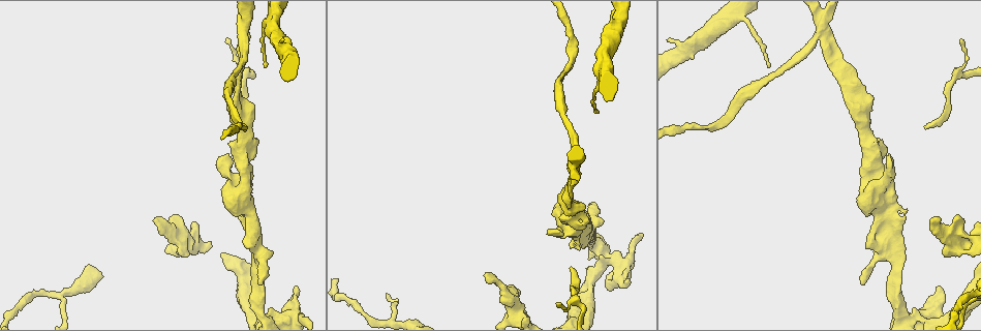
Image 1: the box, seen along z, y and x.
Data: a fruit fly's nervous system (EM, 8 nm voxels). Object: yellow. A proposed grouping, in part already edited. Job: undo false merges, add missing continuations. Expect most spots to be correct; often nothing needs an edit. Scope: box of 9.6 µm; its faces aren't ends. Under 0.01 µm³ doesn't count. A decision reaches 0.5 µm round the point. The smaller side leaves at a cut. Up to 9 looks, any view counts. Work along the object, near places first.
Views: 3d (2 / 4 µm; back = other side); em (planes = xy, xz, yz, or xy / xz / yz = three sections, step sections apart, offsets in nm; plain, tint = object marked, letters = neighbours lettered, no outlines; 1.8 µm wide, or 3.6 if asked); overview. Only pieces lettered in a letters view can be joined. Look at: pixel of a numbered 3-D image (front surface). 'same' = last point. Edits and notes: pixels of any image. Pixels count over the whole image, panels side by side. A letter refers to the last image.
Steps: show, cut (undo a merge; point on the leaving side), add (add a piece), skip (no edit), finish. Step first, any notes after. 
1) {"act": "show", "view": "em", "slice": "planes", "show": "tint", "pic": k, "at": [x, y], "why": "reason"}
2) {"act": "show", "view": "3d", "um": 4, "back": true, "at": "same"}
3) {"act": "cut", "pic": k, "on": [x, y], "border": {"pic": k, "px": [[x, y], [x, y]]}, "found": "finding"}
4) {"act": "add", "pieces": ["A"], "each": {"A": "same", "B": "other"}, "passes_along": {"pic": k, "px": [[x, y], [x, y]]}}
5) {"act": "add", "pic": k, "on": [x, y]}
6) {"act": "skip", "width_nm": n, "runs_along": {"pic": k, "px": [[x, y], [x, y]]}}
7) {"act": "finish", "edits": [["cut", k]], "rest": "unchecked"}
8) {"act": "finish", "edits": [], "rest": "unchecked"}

{"act": "show", "view": "3d", "um": 2, "back": true, "pic": 1, "at": [926, 128], "why": "thin end"}

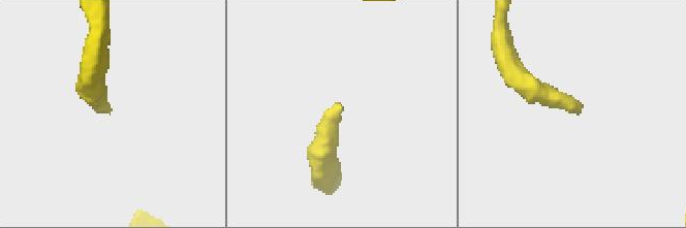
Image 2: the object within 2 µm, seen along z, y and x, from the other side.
{"act": "show", "view": "em", "slice": "planes", "show": "tint", "pic": 2, "at": [109, 112], "why": "now the EM"}

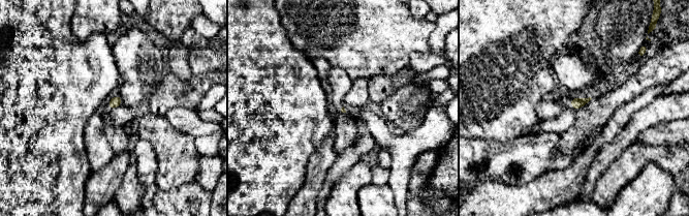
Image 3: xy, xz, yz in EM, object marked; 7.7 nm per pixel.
{"act": "show", "view": "em", "slice": "planes", "show": "letters", "at": "same"}

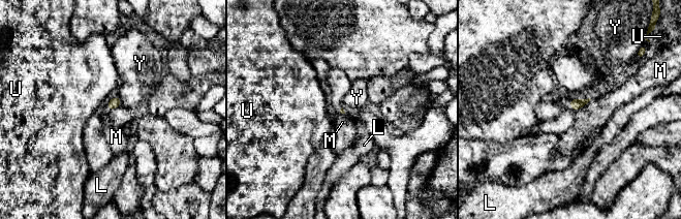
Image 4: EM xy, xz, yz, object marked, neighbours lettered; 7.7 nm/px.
{"act": "skip", "each": {"L": "other", "M": "other", "U": "other", "Y": "other"}, "border": {"pic": 4, "px": [[591, 99], [576, 112]]}, "found": "none of them fits"}

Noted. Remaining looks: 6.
{"act": "show", "view": "em", "slice": "xz", "step": 8, "show": "letters", "pic": 1, "at": [171, 218], "why": "an open end"}

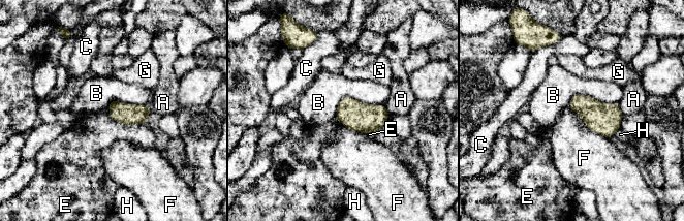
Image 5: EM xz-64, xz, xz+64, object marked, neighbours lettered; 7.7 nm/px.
{"act": "show", "view": "em", "slice": "planes", "show": "letters", "at": "same", "why": "another direction"}

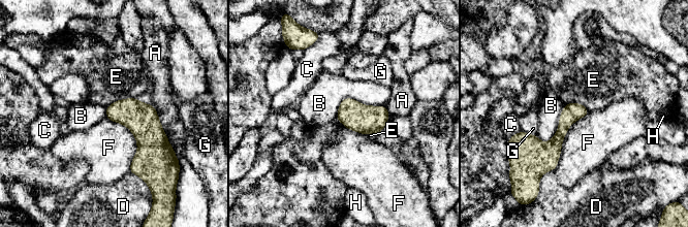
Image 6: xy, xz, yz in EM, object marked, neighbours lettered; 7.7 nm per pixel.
{"act": "skip", "each": {"A": "other", "B": "other", "C": "other", "D": "other", "E": "other", "F": "other", "G": "other", "H": "other"}, "border": {"pic": 6, "px": [[106, 117], [135, 139], [129, 170]]}, "found": "no lettered piece goes on from it"}

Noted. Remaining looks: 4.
{"act": "show", "view": "em", "slice": "xz", "step": 8, "show": "tint", "pic": 1, "at": [260, 314], "why": "sharp bend"}

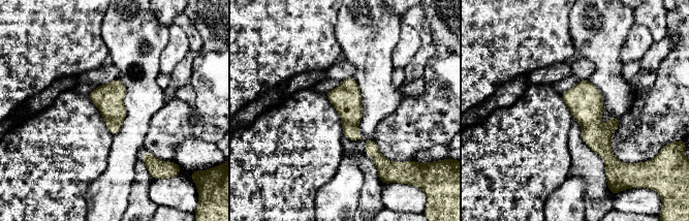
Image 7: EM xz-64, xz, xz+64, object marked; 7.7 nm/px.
{"act": "show", "view": "em", "slice": "planes", "show": "letters", "at": "same"}

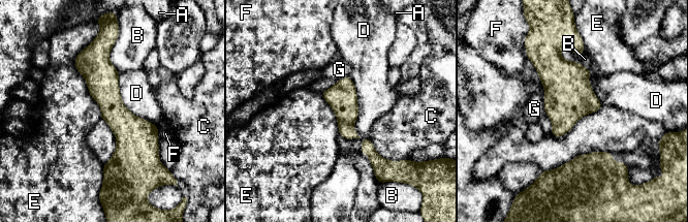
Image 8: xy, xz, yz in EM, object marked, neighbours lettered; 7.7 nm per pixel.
{"act": "skip", "each": {"A": "other", "B": "other", "C": "other", "D": "other", "E": "other", "F": "other", "G": "other"}, "border": {"pic": 8, "px": [[94, 37], [74, 67], [101, 118]]}, "found": "continuous, no second cell"}

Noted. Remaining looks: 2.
{"act": "finish", "edits": [], "rest": "unchecked"}

